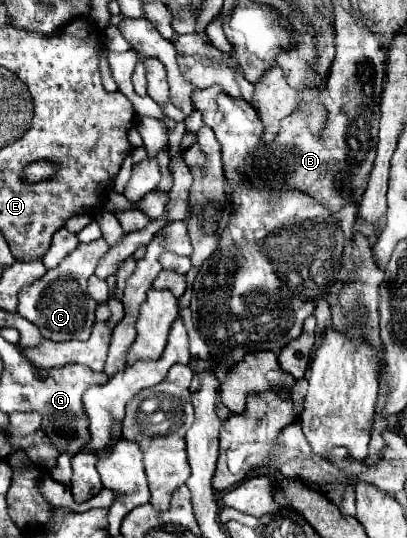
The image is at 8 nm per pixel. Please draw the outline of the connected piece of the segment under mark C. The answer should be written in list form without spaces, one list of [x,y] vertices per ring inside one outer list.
[[[97,239],[93,243],[79,243],[71,255],[67,255],[55,269],[47,271],[39,281],[31,287],[25,287],[19,293],[17,313],[37,325],[45,339],[51,341],[87,341],[91,327],[95,323],[95,307],[97,303],[87,295],[87,279],[93,275],[99,265],[101,255],[109,251],[105,239]]]

